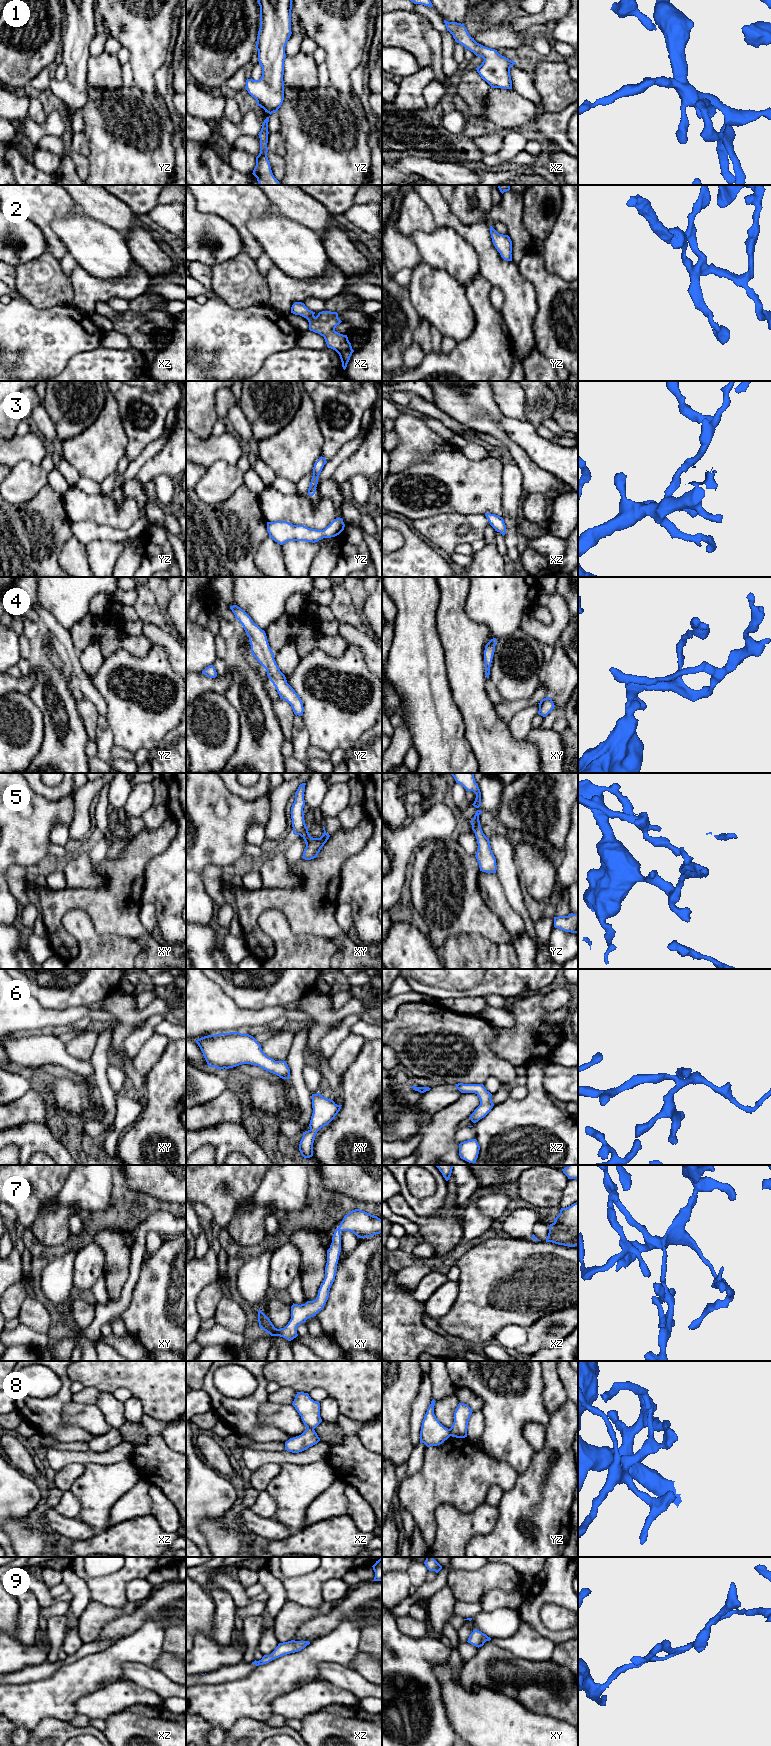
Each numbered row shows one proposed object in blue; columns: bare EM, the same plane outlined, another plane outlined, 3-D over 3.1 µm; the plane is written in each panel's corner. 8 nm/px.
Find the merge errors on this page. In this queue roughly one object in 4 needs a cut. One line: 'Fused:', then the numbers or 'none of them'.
Fused: 8

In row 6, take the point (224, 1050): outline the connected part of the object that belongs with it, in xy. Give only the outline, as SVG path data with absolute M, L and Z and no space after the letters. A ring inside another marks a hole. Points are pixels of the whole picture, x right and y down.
M219 1033L197 1039L196 1043L209 1067L219 1070L251 1064L282 1079L290 1079L290 1069L286 1061L275 1061L268 1057L262 1051L261 1044L249 1034Z

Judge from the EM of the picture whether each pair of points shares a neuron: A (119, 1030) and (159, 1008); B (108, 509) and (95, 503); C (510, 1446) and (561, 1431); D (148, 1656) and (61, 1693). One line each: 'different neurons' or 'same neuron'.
A: same neuron
B: same neuron
C: different neurons
D: same neuron

